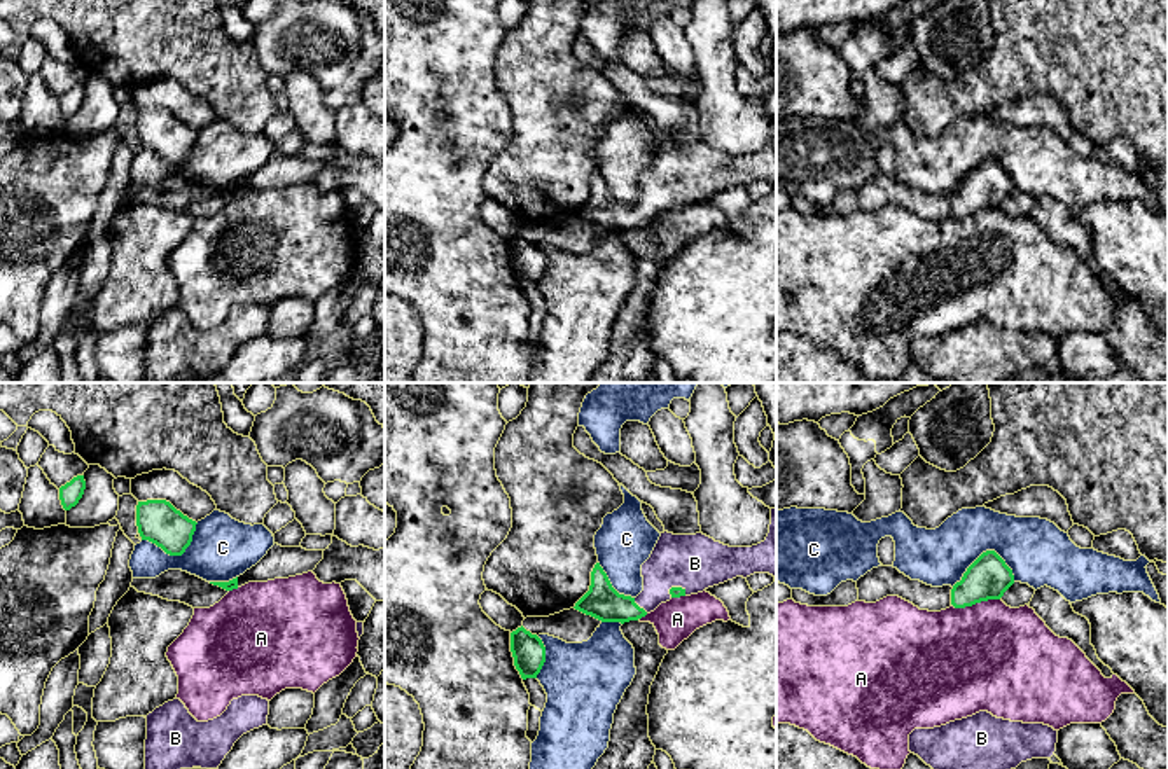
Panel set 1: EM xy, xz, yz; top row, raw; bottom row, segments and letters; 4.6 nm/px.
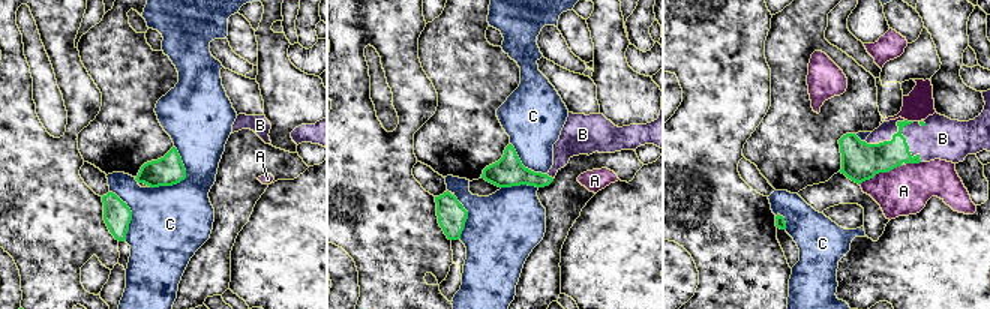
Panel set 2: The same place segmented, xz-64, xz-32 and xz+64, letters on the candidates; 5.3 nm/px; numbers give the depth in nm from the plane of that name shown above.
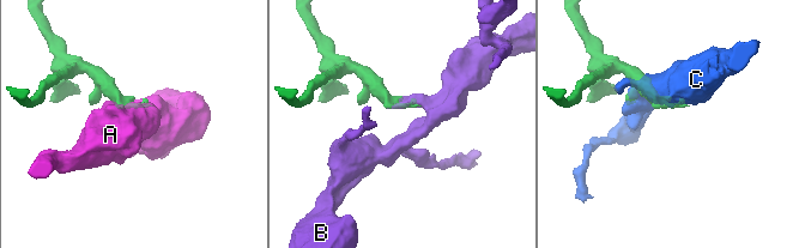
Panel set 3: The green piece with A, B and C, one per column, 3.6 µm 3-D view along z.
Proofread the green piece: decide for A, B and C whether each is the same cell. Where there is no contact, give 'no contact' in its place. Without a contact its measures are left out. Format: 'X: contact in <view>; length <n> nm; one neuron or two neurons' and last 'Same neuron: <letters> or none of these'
A: contact in yz; length 220 nm; two neurons
B: contact in xz; length 100 nm; one neuron
C: contact in yz; length 300 nm; two neurons
Same neuron: B

